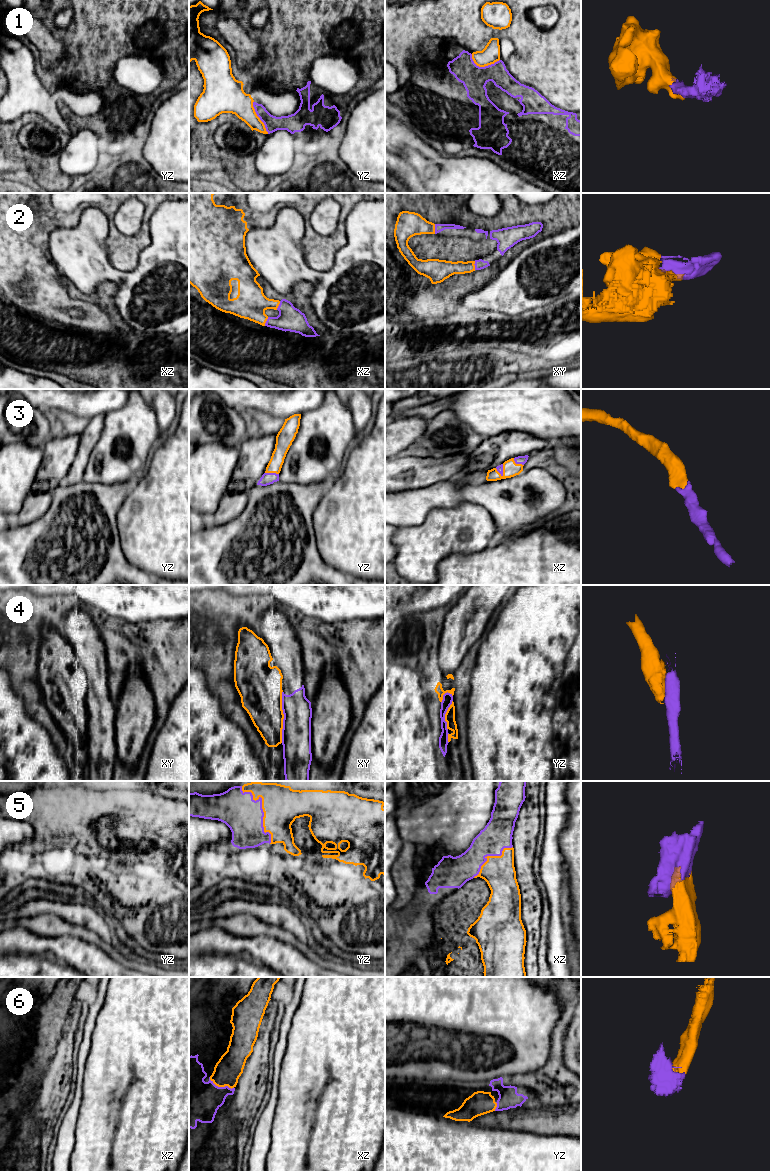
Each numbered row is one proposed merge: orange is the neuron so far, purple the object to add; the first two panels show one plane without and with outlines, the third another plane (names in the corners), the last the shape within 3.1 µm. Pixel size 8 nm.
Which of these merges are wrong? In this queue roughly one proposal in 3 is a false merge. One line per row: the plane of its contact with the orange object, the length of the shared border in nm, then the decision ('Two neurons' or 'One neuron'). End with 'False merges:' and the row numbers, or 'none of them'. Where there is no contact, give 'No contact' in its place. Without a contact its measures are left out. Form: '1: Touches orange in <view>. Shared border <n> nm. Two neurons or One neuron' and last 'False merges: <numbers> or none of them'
1: Touches orange in xz. Shared border 240 nm. Two neurons
2: Touches orange in xy. Shared border 80 nm. One neuron
3: Touches orange in yz. Shared border 110 nm. One neuron
4: Touches orange in xy. Shared border 420 nm. Two neurons
5: Touches orange in yz. Shared border 500 nm. One neuron
6: Touches orange in xz. Shared border 220 nm. One neuron
False merges: 1, 4

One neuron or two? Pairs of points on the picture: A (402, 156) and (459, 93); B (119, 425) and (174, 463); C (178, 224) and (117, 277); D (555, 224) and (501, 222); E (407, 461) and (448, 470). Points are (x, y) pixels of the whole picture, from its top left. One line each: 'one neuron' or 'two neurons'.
A: two neurons
B: two neurons
C: one neuron
D: one neuron
E: one neuron

